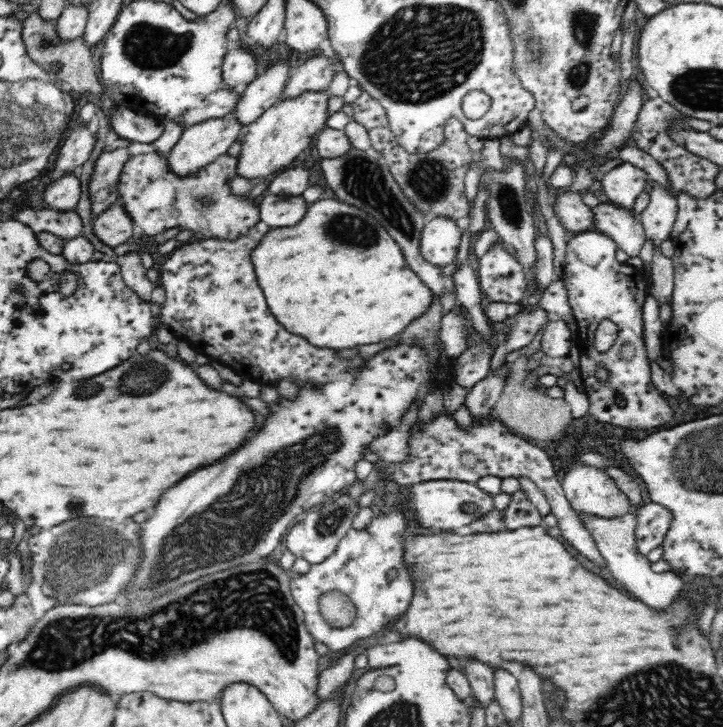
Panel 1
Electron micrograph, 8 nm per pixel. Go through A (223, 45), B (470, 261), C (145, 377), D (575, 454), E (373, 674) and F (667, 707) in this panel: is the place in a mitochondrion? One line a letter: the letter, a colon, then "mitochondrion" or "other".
A: other
B: other
C: mitochondrion
D: other
E: other
F: mitochondrion

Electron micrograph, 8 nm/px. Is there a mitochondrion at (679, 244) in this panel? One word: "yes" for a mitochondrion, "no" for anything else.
no

